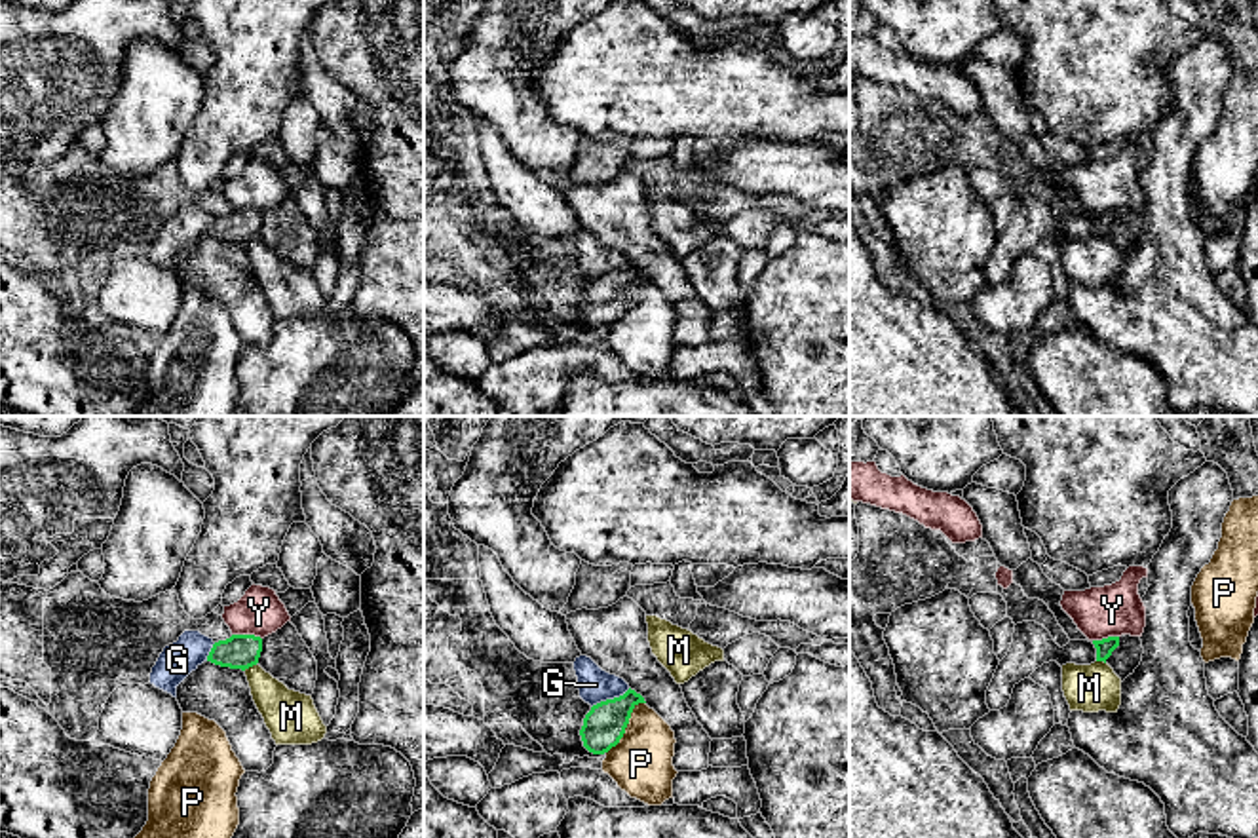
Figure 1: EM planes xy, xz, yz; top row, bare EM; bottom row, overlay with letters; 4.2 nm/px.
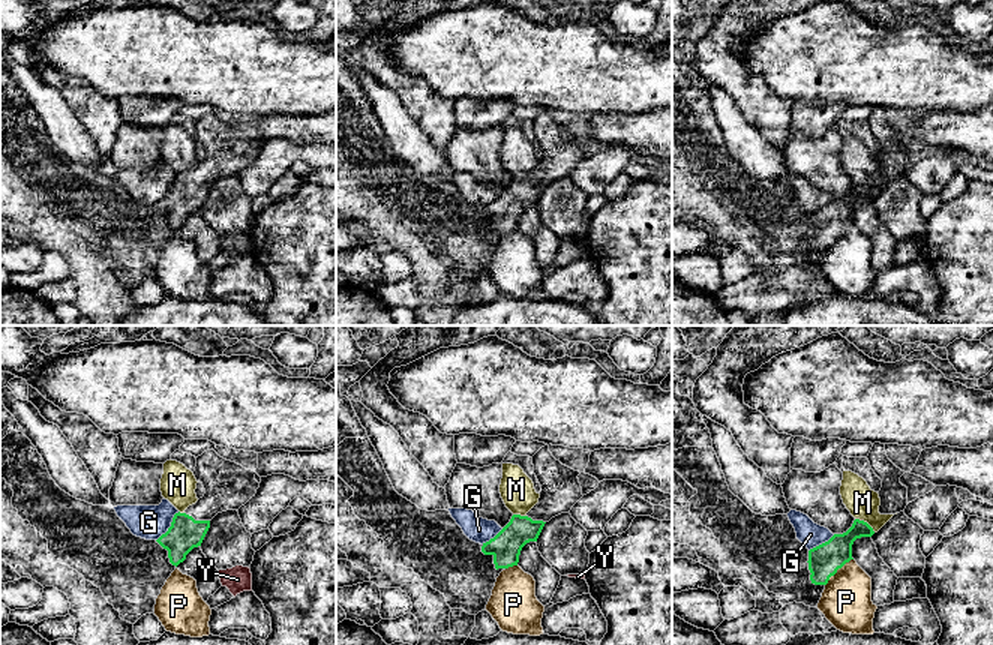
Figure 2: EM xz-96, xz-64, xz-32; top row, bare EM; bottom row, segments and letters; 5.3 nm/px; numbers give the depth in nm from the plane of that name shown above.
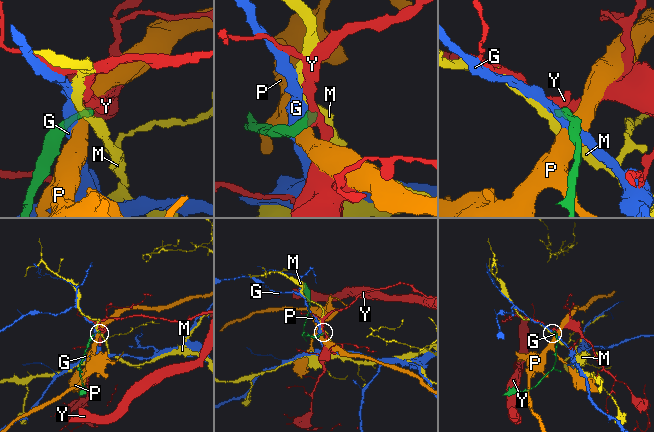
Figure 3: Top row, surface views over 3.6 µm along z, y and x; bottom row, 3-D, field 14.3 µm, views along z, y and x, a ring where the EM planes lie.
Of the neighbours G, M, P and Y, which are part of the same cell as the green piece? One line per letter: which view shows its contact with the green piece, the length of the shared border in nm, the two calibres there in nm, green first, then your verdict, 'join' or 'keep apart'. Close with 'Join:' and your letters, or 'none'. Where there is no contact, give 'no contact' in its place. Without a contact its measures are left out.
G: xz | 190 nm | 180/140 nm | keep apart
M: xy | 60 nm | 140/190 nm | keep apart
P: xz | 280 nm | 180/260 nm | keep apart
Y: xy | 130 nm | 140/200 nm | keep apart
Join: none

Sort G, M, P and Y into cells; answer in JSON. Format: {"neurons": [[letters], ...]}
{"neurons": [["G"], ["M"], ["P"], ["Y"]]}

